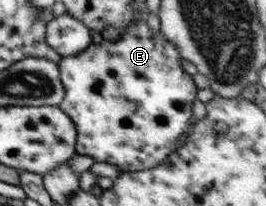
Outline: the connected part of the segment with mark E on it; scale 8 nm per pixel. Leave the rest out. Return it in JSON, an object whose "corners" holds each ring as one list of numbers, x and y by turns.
{"corners":[[146,17,131,22,115,41,92,43,77,55,63,56,59,62,65,96,58,106,73,122,76,130,76,154,91,157,119,168,120,173,154,169,171,153,193,121,193,102,198,87,193,76,183,71,177,46,162,33,154,33]]}

